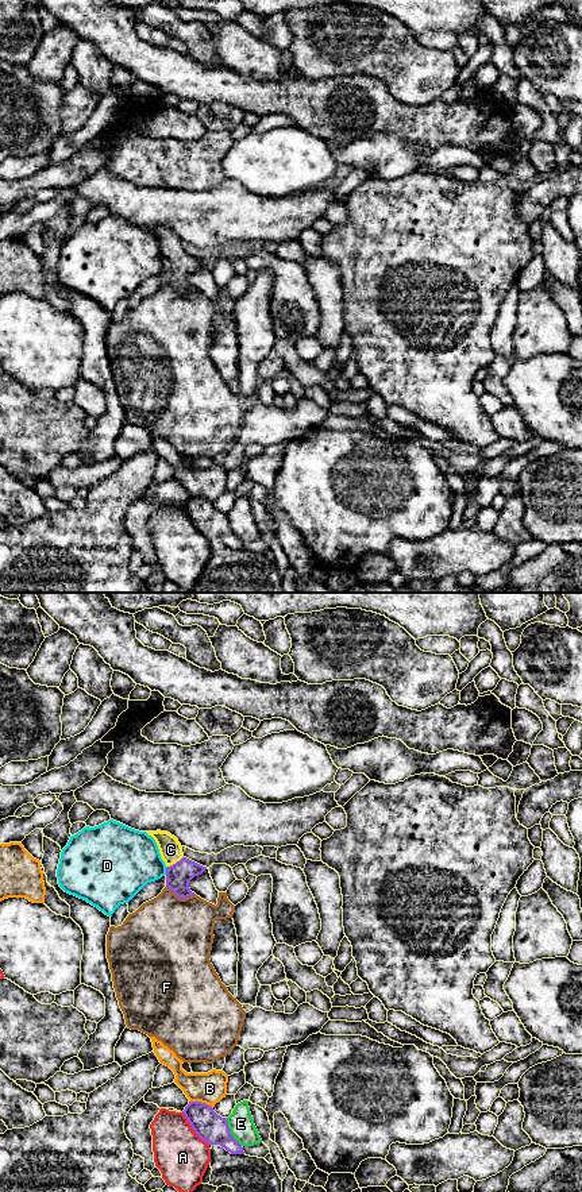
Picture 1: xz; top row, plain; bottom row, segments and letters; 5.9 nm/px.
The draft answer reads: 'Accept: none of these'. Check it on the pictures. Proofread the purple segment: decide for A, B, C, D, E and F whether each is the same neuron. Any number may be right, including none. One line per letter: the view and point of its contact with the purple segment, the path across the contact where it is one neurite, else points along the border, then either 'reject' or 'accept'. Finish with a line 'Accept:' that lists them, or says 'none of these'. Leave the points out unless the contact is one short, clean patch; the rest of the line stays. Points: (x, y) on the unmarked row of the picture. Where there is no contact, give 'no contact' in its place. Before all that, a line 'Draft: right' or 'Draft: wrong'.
Draft: wrong
A: meets purple in xz at (192, 523); reject
B: meets purple in xz at (200, 497); reject
C: meets purple in xz at (176, 258); runs through xz (178, 270), (176, 258), (170, 245); accept
D: meets purple in xz at (166, 266); reject
E: meets purple in xz at (230, 527); reject
F: meets purple in xz at (181, 293); reject
Accept: C

